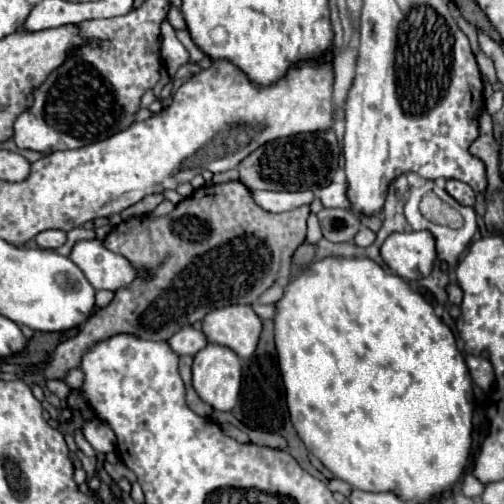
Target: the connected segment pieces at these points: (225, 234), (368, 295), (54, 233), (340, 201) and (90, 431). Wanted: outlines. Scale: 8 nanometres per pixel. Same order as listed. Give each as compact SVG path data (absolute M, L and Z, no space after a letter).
M232 180L232 182L224 182L224 184L202 186L202 188L194 190L192 196L184 198L182 202L178 202L176 208L174 208L170 214L166 214L166 216L154 218L154 216L146 214L146 216L136 216L136 218L130 218L130 220L120 222L120 224L114 226L112 232L104 238L104 246L106 246L108 250L116 252L116 254L126 256L134 266L152 268L152 270L154 270L152 280L134 280L130 286L118 290L116 296L114 296L114 300L112 300L104 310L98 310L98 312L78 330L78 334L76 334L74 338L68 338L68 340L64 340L64 342L60 342L60 344L56 346L56 350L52 352L52 356L50 356L50 360L48 360L46 366L40 366L40 368L36 368L36 370L32 370L32 372L24 372L24 374L22 374L22 382L26 382L28 386L32 386L32 384L40 384L40 386L42 386L46 380L62 380L72 368L78 368L78 366L80 366L82 356L84 356L96 342L108 340L110 336L116 336L116 334L132 334L132 336L138 336L138 338L142 338L142 340L168 340L168 338L174 336L174 332L178 332L180 328L184 328L184 326L188 326L188 324L194 324L194 322L200 322L210 310L216 310L216 308L222 308L222 306L230 306L230 304L254 304L254 302L258 300L258 296L260 296L266 288L270 288L274 282L278 282L278 280L288 280L288 278L290 278L292 254L294 254L296 248L306 240L306 218L308 218L308 214L310 214L310 206L308 206L308 204L304 204L302 208L294 208L294 210L290 210L290 212L272 214L272 254L270 254L270 212L266 212L264 208L260 208L260 206L254 202L252 192L250 192L250 190L244 186L244 182L240 182L240 180Z
M328 256L316 262L310 262L308 268L300 270L298 276L286 284L284 296L274 304L274 342L278 352L278 364L286 388L286 404L290 420L306 444L306 448L340 480L352 484L358 490L366 492L396 492L404 500L426 502L436 494L444 492L454 484L468 460L472 444L472 378L464 356L456 348L452 330L434 314L434 308L414 290L408 282L396 274L386 272L380 264L370 258L338 258Z
M44 230L34 240L36 240L36 244L40 248L56 250L56 248L60 248L66 242L66 232L64 230Z
M332 182L330 186L320 190L320 200L326 208L350 208L350 200L346 196L348 192L348 184L336 184Z
M98 420L84 422L82 434L92 444L92 448L96 452L104 452L106 454L106 452L112 452L114 450L116 434L112 432L112 428L106 422L98 422Z

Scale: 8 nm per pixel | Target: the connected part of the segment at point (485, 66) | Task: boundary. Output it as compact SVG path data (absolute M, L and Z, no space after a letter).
M478 52L478 54L476 54L476 60L478 60L478 66L480 66L480 72L488 78L488 82L490 82L490 84L496 84L498 80L496 80L496 70L494 70L492 60L490 60L490 58L486 58L482 52Z

